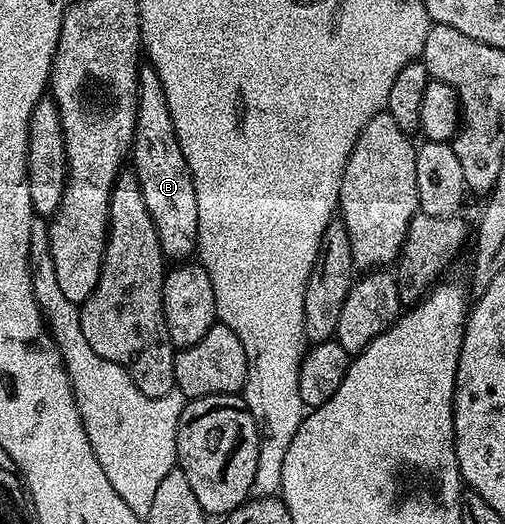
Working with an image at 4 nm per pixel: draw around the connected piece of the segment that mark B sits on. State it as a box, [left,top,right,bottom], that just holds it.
[131,65,199,260]

